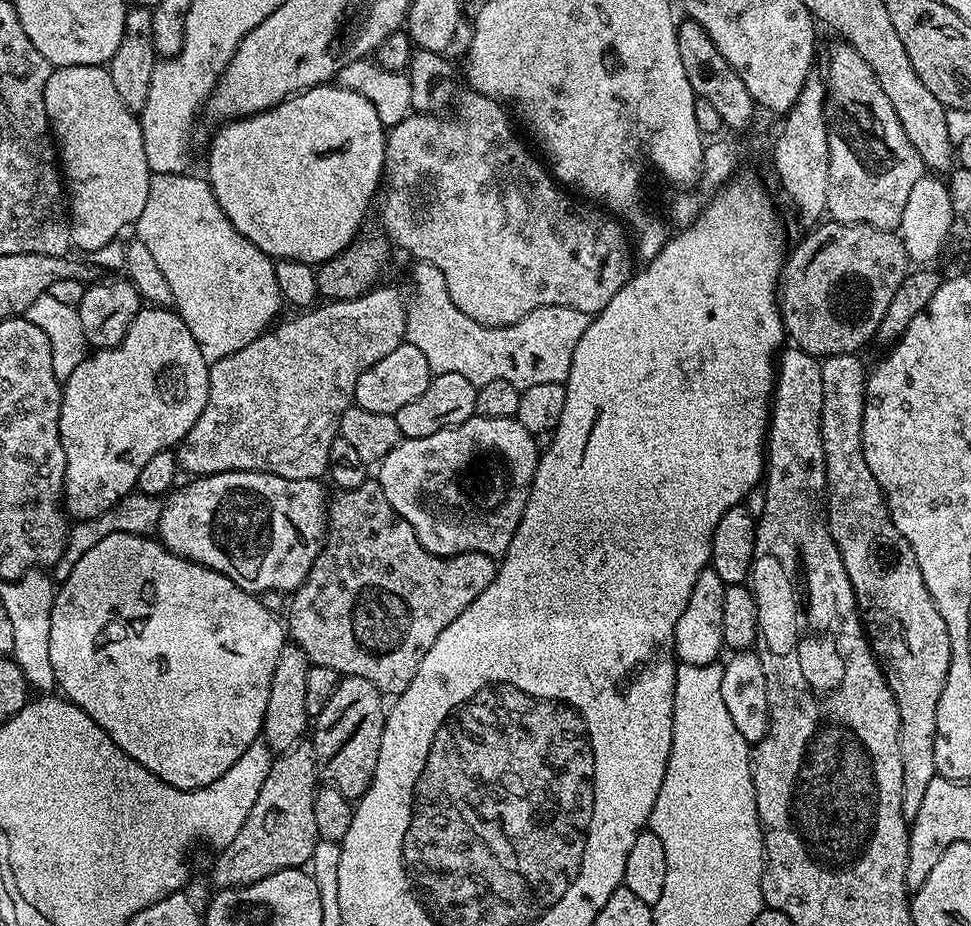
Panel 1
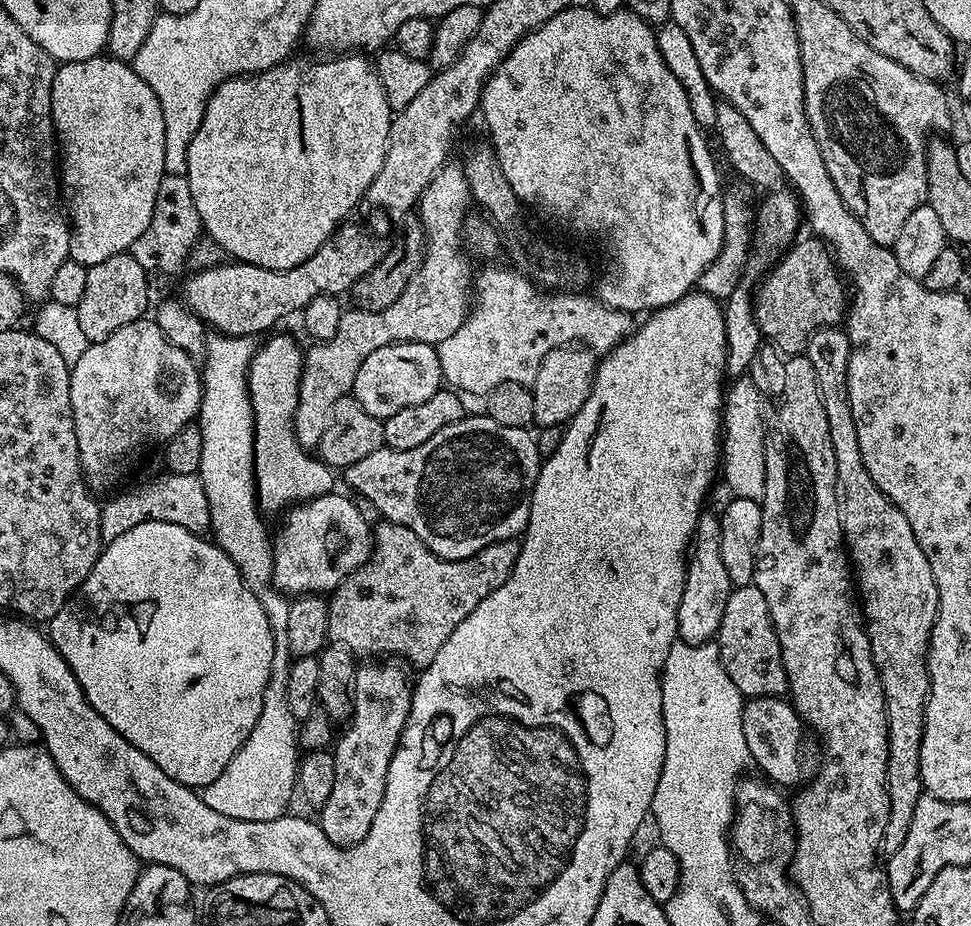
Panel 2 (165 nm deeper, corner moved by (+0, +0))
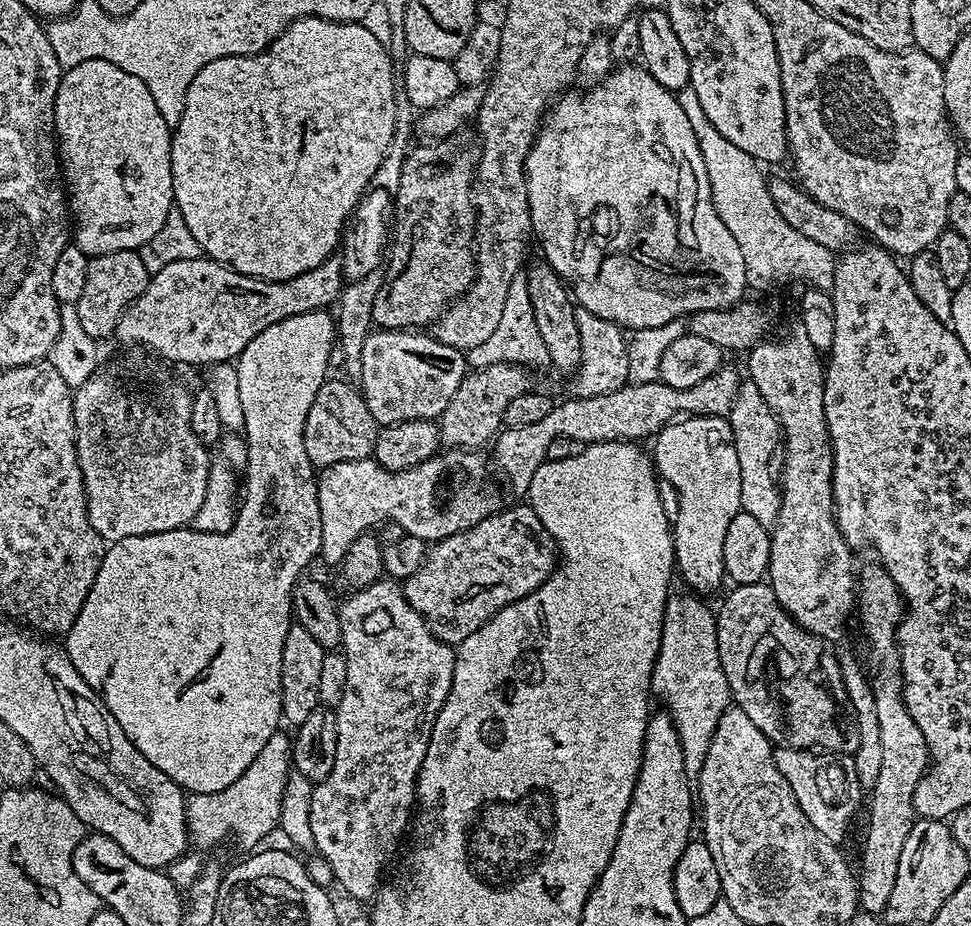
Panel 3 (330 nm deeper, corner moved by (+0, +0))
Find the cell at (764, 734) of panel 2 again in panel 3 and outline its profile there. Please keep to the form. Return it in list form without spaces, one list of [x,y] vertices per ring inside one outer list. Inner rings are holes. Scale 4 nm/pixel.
[[[799,748],[775,749],[776,769],[786,778],[788,785],[796,796],[798,806],[802,806],[802,814],[810,818],[810,826],[837,846],[843,845],[848,836],[848,827],[856,816],[856,811],[862,808],[862,789],[860,779],[856,773],[855,763],[851,759],[835,760],[835,755],[820,754],[812,750],[801,751]]]

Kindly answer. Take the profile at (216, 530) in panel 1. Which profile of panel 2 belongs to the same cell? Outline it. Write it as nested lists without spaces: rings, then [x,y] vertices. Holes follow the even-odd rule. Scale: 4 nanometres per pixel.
[[[333,490],[324,496],[314,496],[311,500],[291,505],[287,509],[284,521],[280,524],[280,533],[275,533],[272,550],[272,582],[281,592],[295,598],[305,594],[328,594],[339,586],[352,572],[368,563],[374,543],[373,529],[358,514],[355,499],[347,500]]]

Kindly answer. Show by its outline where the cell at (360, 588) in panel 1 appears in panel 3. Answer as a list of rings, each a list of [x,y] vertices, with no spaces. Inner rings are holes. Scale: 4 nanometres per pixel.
[[[521,502],[513,508],[501,507],[482,522],[435,541],[425,551],[420,569],[403,581],[402,588],[407,607],[424,617],[428,629],[442,642],[458,646],[498,610],[538,590],[557,563],[552,535],[538,522],[532,505]]]

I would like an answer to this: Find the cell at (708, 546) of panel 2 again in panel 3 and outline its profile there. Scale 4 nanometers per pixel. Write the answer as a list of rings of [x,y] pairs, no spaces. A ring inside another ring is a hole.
[[[722,416],[677,418],[656,433],[654,443],[654,467],[663,483],[672,484],[676,491],[676,512],[674,508],[674,523],[670,528],[676,555],[675,571],[679,579],[681,576],[689,584],[687,587],[693,593],[712,592],[718,584],[725,583],[722,545],[726,542],[726,530],[730,527],[730,521],[742,511],[742,470],[738,466],[738,450],[734,450],[732,428]]]

